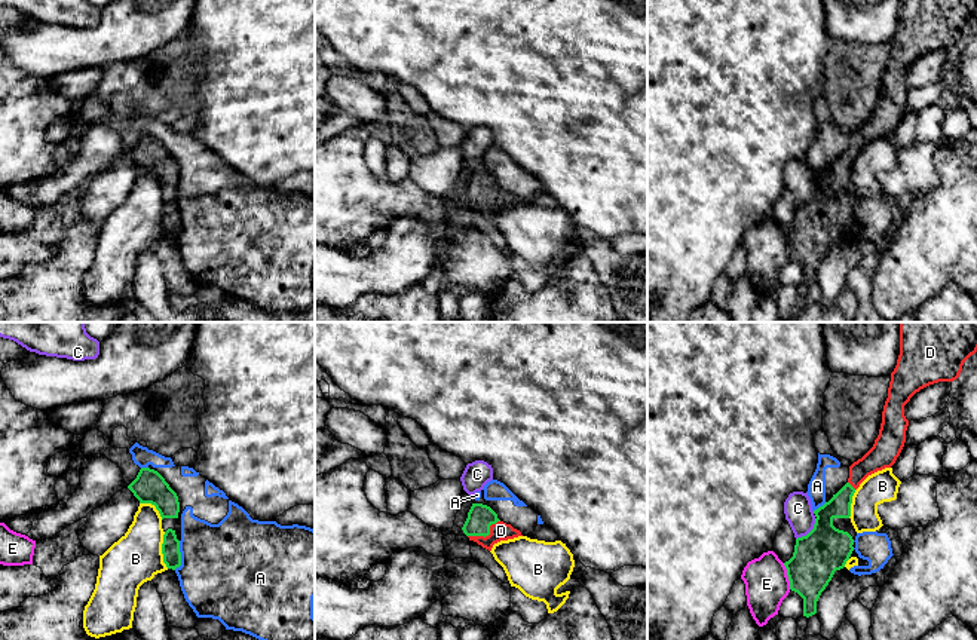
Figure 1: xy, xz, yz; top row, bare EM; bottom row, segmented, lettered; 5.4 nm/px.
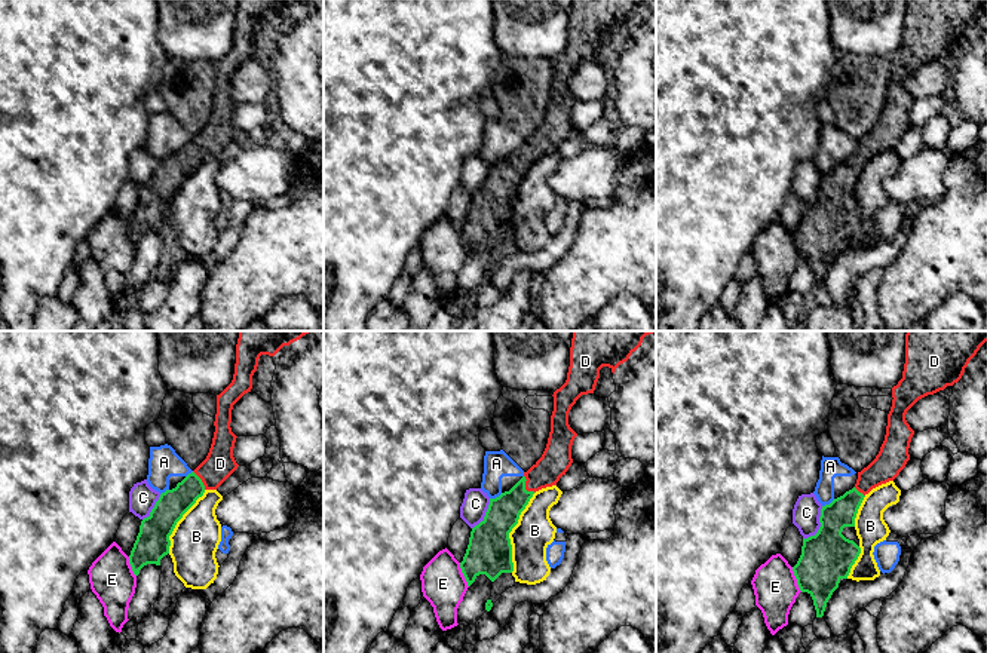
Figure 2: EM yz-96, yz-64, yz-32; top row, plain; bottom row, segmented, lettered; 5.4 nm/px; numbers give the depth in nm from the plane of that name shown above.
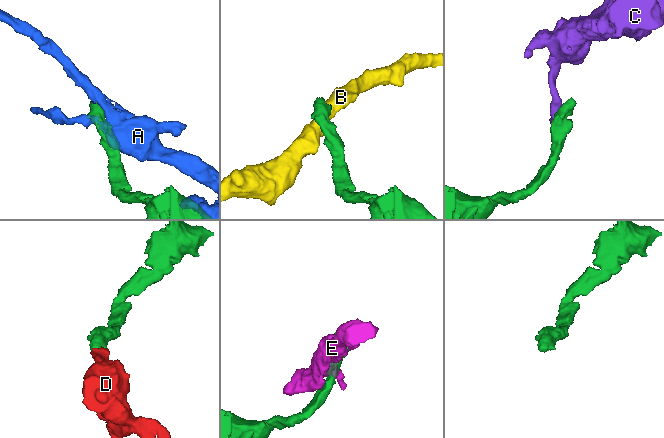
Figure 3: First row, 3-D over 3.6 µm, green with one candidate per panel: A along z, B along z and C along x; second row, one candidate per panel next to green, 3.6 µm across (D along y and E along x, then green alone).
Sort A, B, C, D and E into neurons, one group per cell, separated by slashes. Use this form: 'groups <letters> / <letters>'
groups A / B / C / D / E

